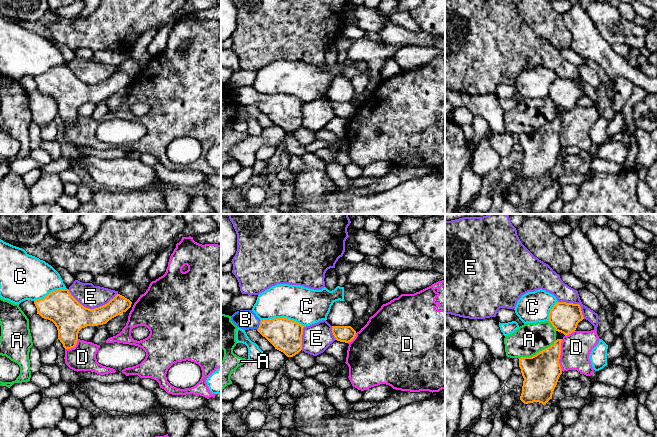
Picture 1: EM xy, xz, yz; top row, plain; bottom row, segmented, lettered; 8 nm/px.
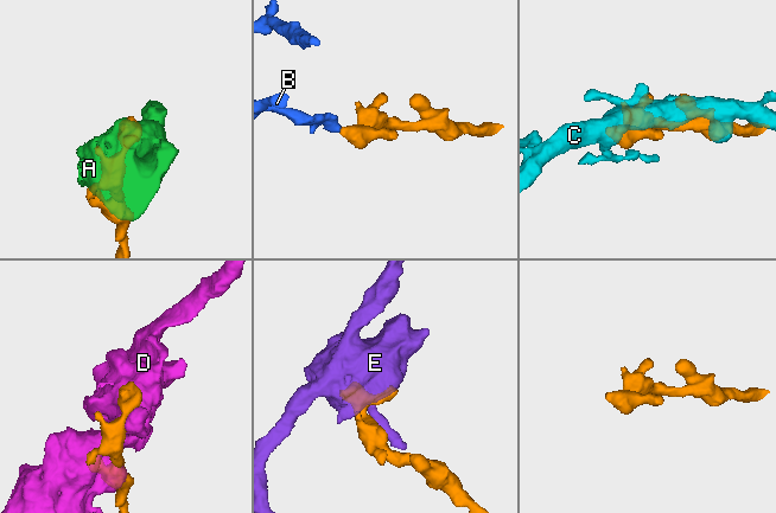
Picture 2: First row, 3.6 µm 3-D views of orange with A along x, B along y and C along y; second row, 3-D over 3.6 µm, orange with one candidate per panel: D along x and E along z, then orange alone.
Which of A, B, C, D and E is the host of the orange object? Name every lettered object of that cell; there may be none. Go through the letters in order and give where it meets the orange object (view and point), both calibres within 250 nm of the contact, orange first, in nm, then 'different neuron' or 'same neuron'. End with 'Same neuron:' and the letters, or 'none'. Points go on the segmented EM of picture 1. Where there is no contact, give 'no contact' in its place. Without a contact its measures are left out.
A: yz (537, 353) | 300/260 nm | different neuron
B: xz (259, 325) | 260/160 nm | same neuron
C: xz (283, 318) | 260/300 nm | different neuron
D: yz (559, 355) | 300/240 nm | different neuron
E: xy (92, 309) | 280/190 nm | different neuron
Same neuron: B

